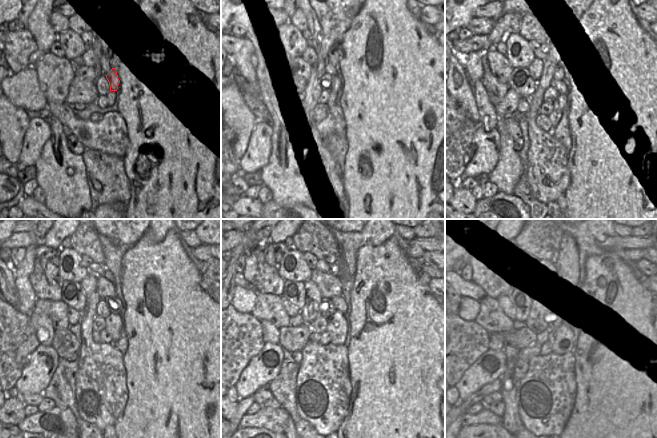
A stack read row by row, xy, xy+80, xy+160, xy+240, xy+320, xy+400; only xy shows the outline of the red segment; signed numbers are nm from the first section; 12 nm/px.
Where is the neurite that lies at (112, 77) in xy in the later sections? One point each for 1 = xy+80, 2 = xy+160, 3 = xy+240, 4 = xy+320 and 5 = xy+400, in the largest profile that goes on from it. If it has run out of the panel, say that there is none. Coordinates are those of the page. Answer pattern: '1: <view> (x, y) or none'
1: xy+80 (336, 83)
2: xy+160 (562, 91)
3: xy+240 (113, 324)
4: xy+320 (337, 327)
5: xy+400 (559, 330)

